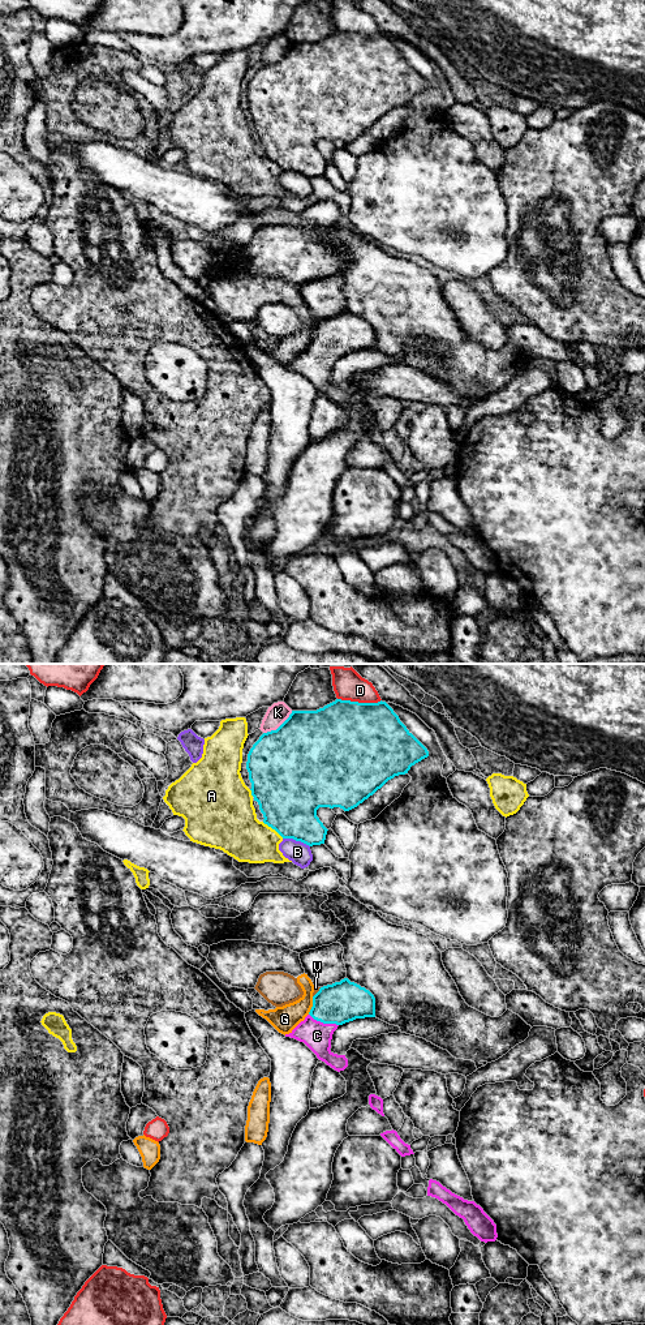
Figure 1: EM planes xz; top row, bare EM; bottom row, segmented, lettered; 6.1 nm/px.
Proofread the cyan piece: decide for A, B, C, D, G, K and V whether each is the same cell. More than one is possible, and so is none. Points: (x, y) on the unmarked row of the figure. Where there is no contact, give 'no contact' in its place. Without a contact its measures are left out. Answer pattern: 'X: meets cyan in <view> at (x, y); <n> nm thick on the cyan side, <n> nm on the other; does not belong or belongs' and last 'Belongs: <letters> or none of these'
A: meets cyan in xz at (272, 161); 400 nm thick on the cyan side, 320 nm on the other; does not belong
B: meets cyan in xz at (296, 172); 360 nm thick on the cyan side, 140 nm on the other; does not belong
C: meets cyan in xz at (323, 355); 260 nm thick on the cyan side, 180 nm on the other; belongs
D: meets cyan in xz at (360, 35); 500 nm thick on the cyan side, 190 nm on the other; does not belong
G: meets cyan in xz at (313, 338); 260 nm thick on the cyan side, 160 nm on the other; does not belong
K: meets cyan in xz at (279, 59); 500 nm thick on the cyan side, 120 nm on the other; does not belong
V: meets cyan in xz at (317, 325); 260 nm thick on the cyan side, 30 nm on the other; does not belong
Belongs: C

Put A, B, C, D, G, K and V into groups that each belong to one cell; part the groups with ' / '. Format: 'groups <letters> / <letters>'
groups A / B / C / D / G / K / V

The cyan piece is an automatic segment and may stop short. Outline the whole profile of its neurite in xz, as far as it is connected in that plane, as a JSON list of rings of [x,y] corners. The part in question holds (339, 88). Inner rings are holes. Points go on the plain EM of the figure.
[[[336,31],[317,43],[292,43],[276,63],[263,65],[248,86],[246,102],[251,128],[259,137],[263,155],[283,171],[293,171],[313,179],[324,176],[328,163],[317,149],[319,140],[340,140],[349,143],[388,112],[408,106],[412,98],[427,89],[427,81],[407,61],[386,34],[358,35]]]

